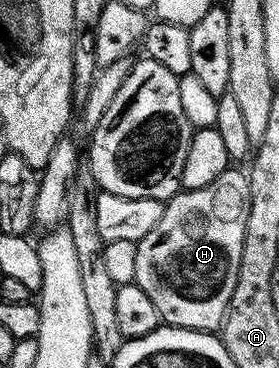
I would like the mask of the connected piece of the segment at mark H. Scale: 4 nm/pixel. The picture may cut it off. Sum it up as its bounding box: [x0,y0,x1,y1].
[134,167,251,331]

